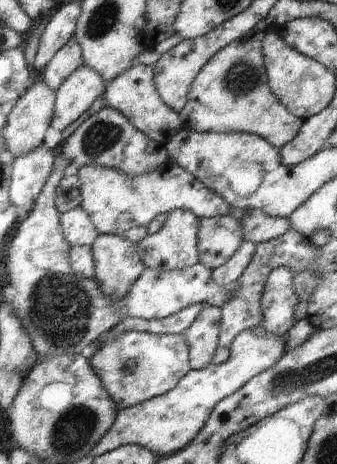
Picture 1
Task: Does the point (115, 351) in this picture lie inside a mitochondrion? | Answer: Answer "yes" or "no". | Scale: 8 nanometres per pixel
no

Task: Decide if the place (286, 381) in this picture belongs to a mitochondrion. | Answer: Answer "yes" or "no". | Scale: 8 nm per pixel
yes

